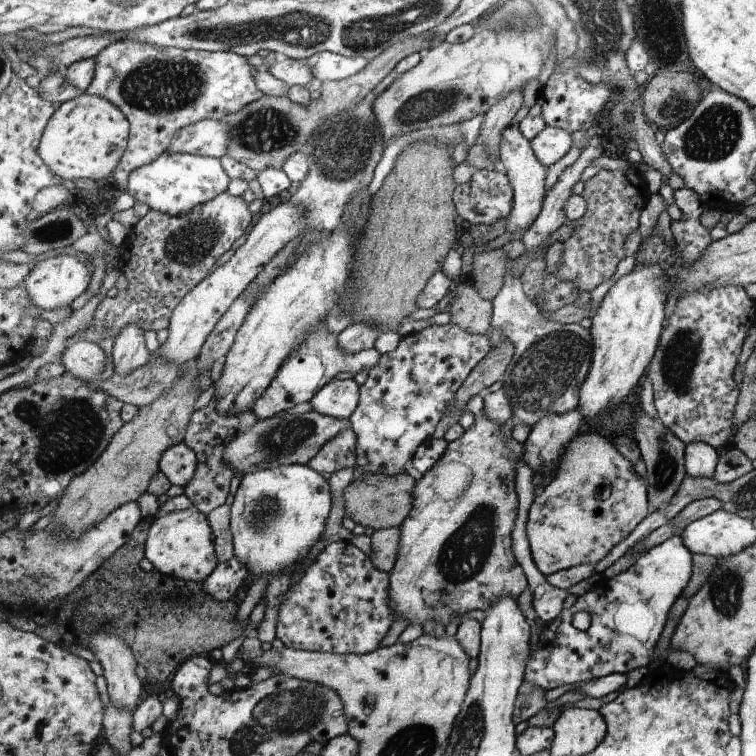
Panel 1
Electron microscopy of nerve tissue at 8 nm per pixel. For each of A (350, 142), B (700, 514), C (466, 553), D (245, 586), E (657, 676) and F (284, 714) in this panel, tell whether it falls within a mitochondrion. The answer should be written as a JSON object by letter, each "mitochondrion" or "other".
{"A":"mitochondrion","B":"other","C":"mitochondrion","D":"other","E":"other","F":"mitochondrion"}

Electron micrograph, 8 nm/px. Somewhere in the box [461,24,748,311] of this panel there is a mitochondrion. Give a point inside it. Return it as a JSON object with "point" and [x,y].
{"point":[714,134]}

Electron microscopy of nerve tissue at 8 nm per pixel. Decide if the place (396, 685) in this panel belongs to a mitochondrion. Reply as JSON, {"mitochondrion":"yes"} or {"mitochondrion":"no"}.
{"mitochondrion":"no"}

